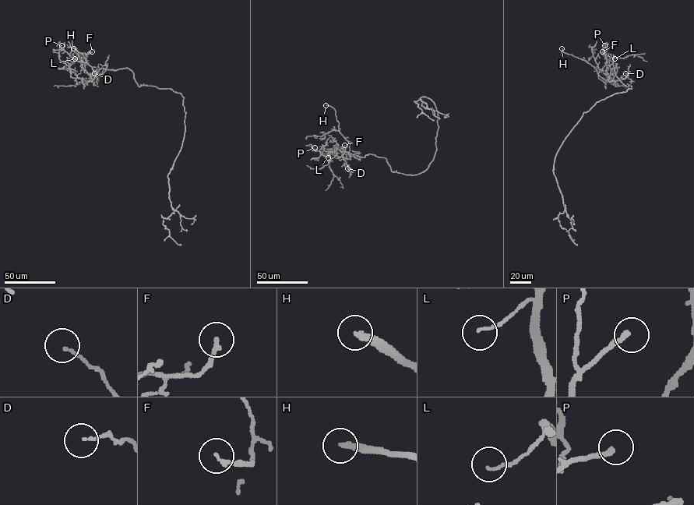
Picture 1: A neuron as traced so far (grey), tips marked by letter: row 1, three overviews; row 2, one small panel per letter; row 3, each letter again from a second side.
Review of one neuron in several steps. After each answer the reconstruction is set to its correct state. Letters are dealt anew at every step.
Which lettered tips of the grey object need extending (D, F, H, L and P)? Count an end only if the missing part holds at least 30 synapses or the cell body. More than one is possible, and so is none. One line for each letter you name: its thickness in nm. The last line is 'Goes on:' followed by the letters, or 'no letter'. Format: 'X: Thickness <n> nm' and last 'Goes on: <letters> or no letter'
H: Thickness 300 nm
Goes on: H

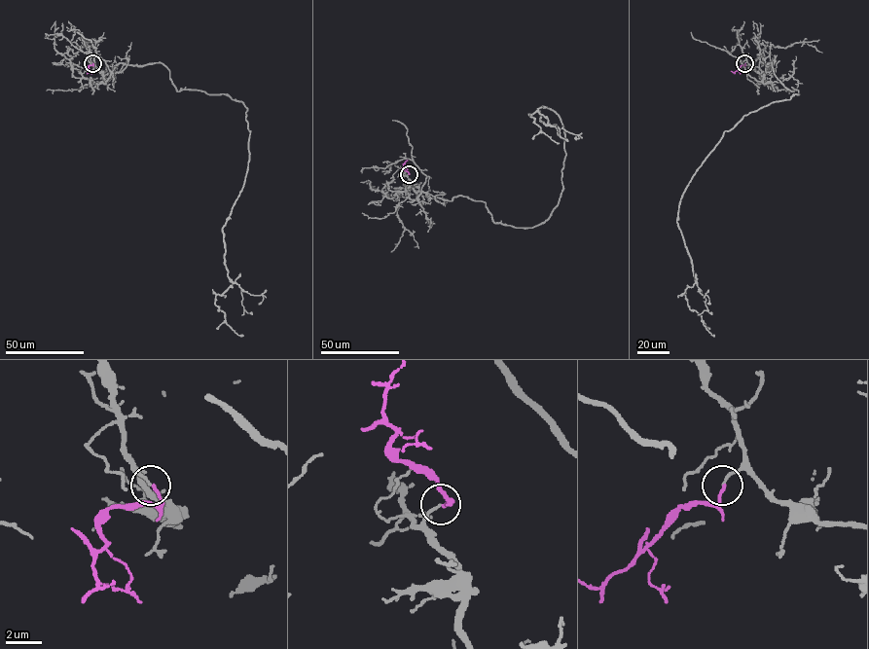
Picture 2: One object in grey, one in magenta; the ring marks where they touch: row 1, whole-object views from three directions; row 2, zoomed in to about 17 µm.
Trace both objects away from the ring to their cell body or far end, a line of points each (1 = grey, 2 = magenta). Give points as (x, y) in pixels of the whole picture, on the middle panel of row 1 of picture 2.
1: (408, 174), (532, 228), (566, 154), (540, 107), (559, 143)
2: (408, 174), (404, 165), (407, 160)

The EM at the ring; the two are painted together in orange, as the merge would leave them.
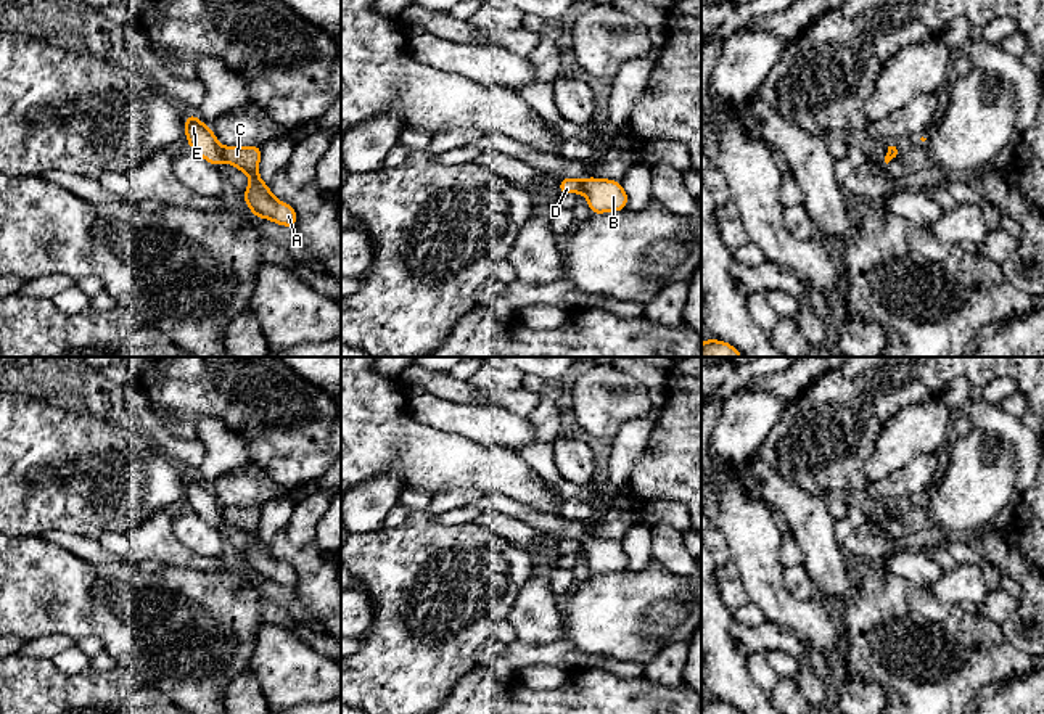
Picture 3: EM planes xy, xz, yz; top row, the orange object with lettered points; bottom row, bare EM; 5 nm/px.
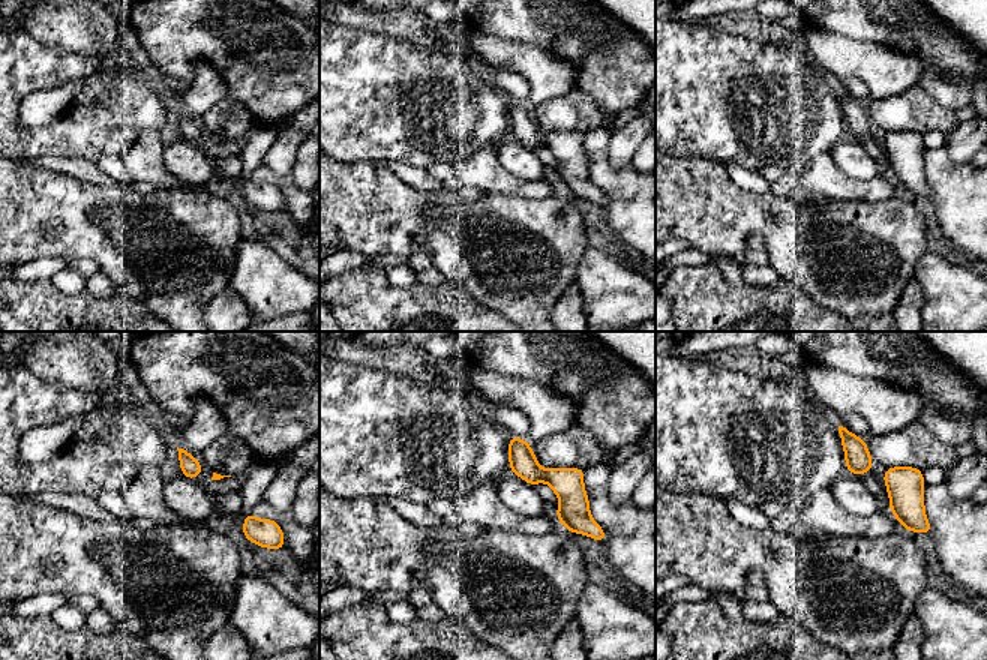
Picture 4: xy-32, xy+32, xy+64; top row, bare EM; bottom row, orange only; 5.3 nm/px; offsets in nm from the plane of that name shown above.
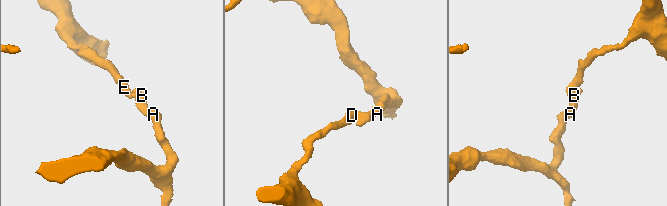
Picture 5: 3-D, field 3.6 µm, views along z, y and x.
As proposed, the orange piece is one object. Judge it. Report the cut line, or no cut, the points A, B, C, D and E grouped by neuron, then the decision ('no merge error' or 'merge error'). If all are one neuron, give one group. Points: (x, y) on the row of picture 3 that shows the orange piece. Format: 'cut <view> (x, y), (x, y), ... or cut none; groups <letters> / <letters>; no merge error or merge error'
cut xy (219, 147), (222, 160); groups A B C / D E; merge error

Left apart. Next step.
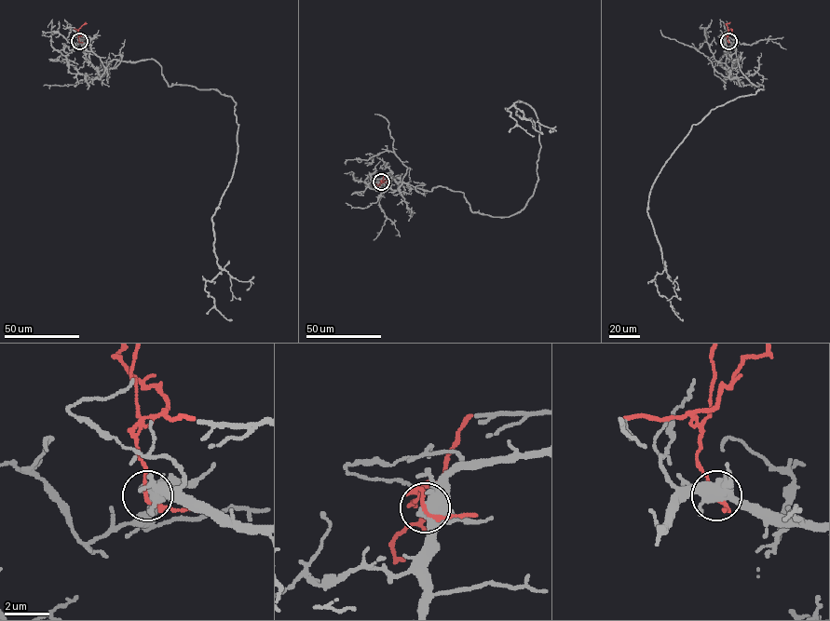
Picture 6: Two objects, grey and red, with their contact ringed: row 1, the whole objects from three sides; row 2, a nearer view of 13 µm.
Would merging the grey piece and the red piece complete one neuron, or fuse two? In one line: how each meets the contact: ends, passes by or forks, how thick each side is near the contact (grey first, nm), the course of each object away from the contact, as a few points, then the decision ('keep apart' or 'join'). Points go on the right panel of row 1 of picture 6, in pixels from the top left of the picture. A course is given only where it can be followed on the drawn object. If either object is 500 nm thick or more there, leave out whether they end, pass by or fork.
grey forks; red passes by; calibres 480 and 140 nm; course grey (728, 41), (728, 75), (738, 60), (763, 89), (692, 125), (649, 197), (664, 266), (652, 280), (682, 320); course red (728, 41), (726, 23), (730, 22); join

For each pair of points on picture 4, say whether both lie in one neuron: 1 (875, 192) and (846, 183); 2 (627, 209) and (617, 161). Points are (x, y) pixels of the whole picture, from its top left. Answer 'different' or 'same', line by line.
1: same
2: different

